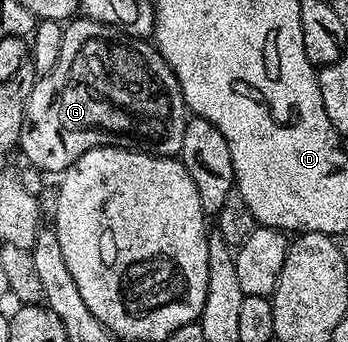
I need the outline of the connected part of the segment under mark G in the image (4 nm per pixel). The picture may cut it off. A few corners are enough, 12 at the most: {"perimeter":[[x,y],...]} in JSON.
{"perimeter":[[93,18],[24,113],[19,153],[174,158],[190,117],[151,41]]}

